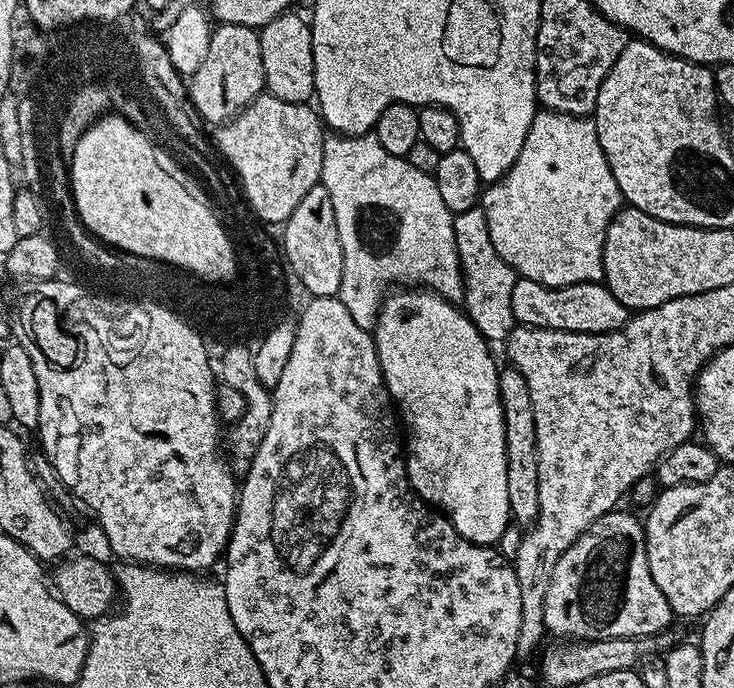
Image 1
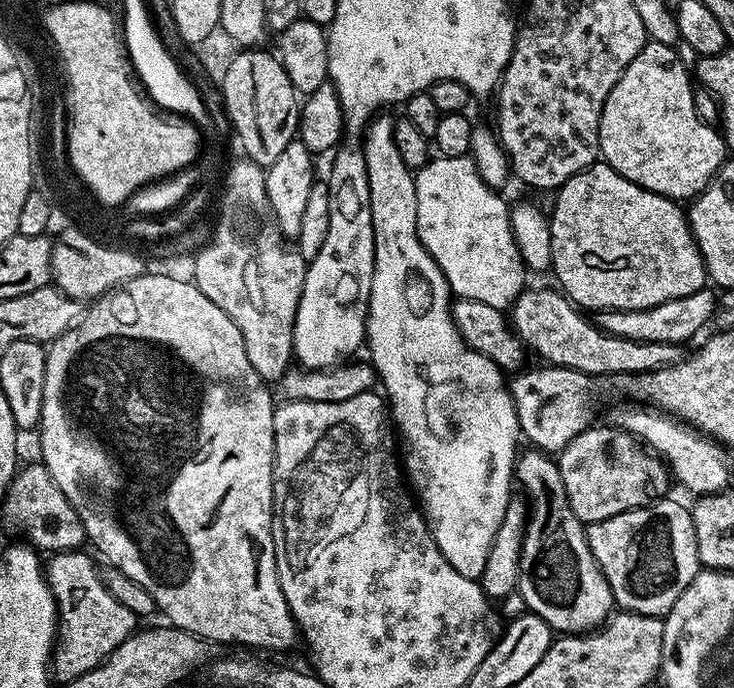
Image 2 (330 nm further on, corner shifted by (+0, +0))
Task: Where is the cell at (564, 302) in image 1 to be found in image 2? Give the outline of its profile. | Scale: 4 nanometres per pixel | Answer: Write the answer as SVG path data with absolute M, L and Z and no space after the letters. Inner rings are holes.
M701 290L694 294L686 294L682 298L674 298L670 302L662 302L658 306L650 306L642 310L606 310L595 313L594 323L604 332L614 334L618 338L634 338L634 342L670 342L681 346L691 336L696 336L705 327L709 327L716 309L715 291Z

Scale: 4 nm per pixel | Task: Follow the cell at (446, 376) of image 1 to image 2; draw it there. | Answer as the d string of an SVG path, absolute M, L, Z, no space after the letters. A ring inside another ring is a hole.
M380 114L369 123L362 137L362 151L366 162L366 174L370 182L370 214L374 226L374 278L370 282L370 298L368 299L368 317L366 318L366 330L364 339L366 341L367 359L376 371L376 378L390 413L390 419L398 433L399 443L402 445L402 468L422 505L424 519L428 521L428 529L442 552L442 558L462 574L462 578L479 580L482 570L486 570L486 558L490 554L490 546L494 542L494 534L498 534L498 526L502 526L502 514L506 514L508 501L514 496L514 467L518 455L516 439L521 439L518 414L516 413L512 396L509 392L509 381L505 373L490 358L478 354L473 348L469 348L458 326L452 321L452 306L454 297L438 262L430 258L426 246L418 238L418 194L416 193L416 177L413 169L402 162L402 154L398 154L398 146L394 146L394 120L393 117Z

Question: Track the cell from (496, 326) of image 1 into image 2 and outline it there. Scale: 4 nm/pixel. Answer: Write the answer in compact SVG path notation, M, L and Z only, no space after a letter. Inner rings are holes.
M437 155L415 169L418 194L418 238L438 262L453 297L511 309L525 291L524 260L512 233L509 201L500 197L478 174L471 155L450 158Z

